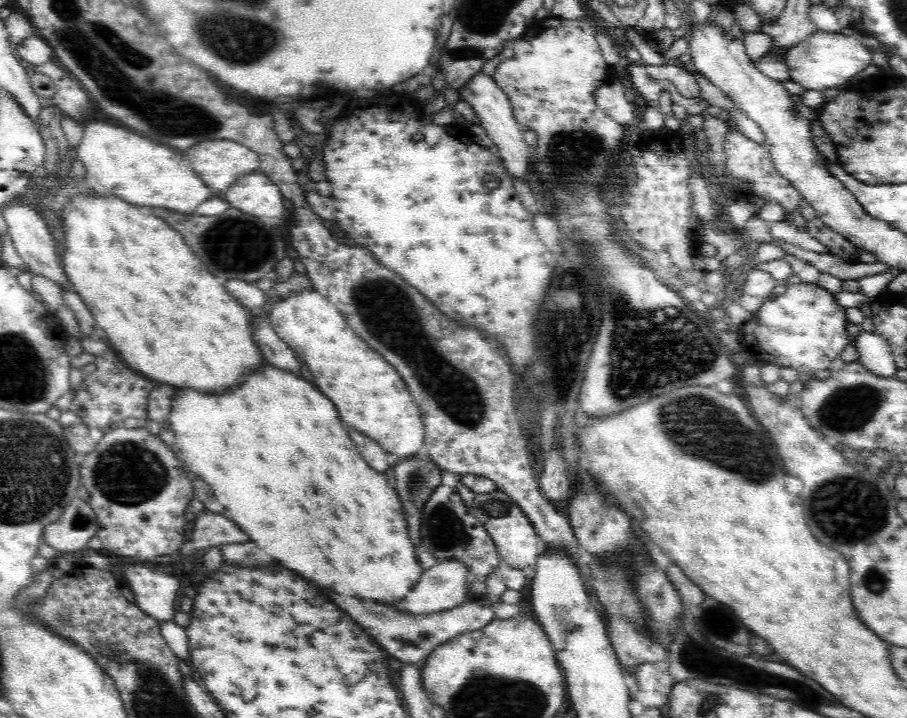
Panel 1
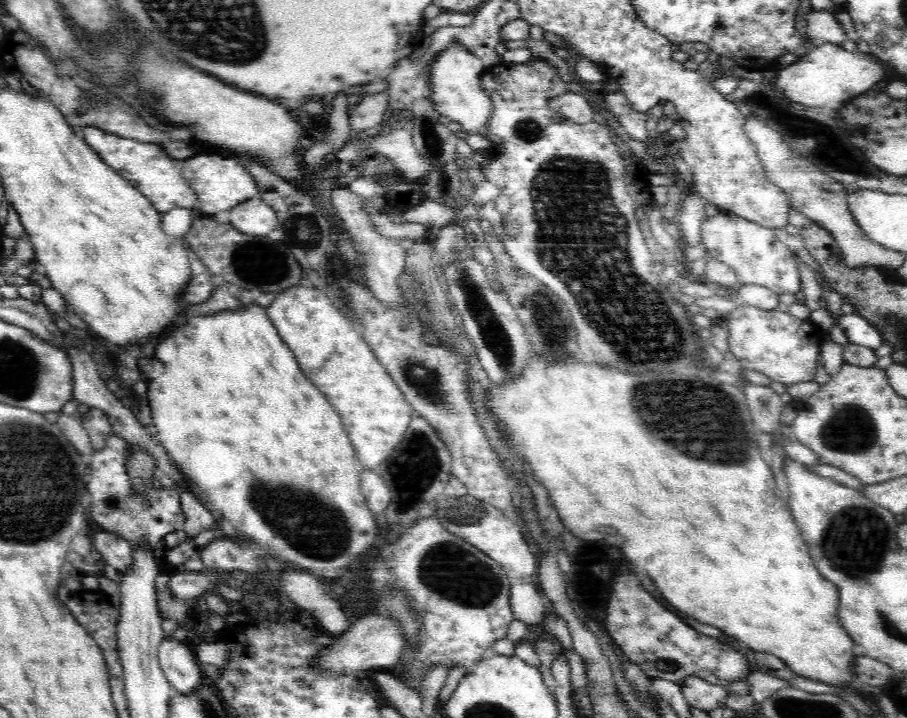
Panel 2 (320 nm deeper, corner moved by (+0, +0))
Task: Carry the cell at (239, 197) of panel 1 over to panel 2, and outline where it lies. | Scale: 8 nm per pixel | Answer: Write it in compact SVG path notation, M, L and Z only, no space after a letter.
M259 196L248 198L230 210L222 210L212 216L218 223L230 223L242 234L266 236L277 226L277 214L272 206L268 206Z

